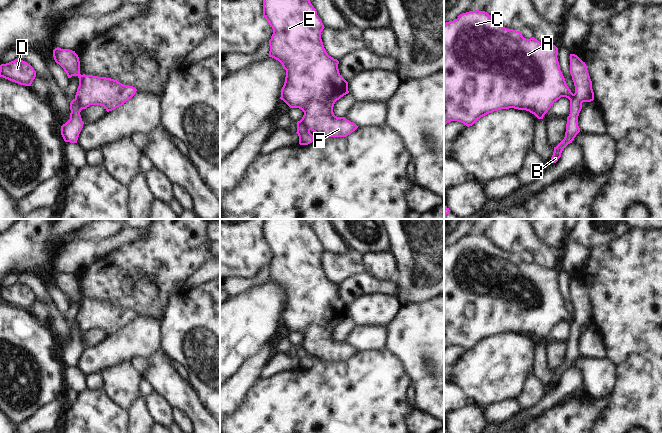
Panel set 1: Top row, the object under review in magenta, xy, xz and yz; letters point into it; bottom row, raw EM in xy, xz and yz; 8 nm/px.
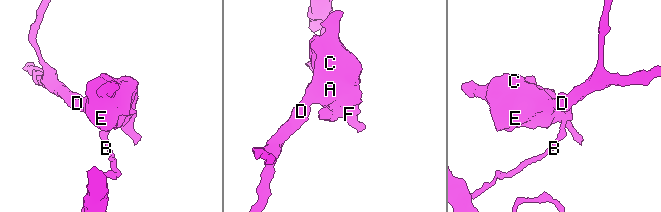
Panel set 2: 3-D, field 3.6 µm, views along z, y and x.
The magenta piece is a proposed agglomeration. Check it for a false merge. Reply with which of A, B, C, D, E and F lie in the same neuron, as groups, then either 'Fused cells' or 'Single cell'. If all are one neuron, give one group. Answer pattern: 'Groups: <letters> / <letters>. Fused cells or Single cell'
Groups: A C D E F / B. Fused cells

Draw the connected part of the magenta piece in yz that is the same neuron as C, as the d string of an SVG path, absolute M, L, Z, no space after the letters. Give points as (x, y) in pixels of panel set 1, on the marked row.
M469 11L444 23L444 125L457 121L469 127L489 113L509 108L526 110L543 119L558 99L574 97L560 70L557 55L555 45L543 44L534 37L526 39L521 31L499 25L485 11Z

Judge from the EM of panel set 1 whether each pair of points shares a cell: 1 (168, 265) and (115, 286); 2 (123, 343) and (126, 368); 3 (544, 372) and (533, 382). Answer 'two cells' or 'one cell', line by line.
1: one cell
2: two cells
3: two cells

